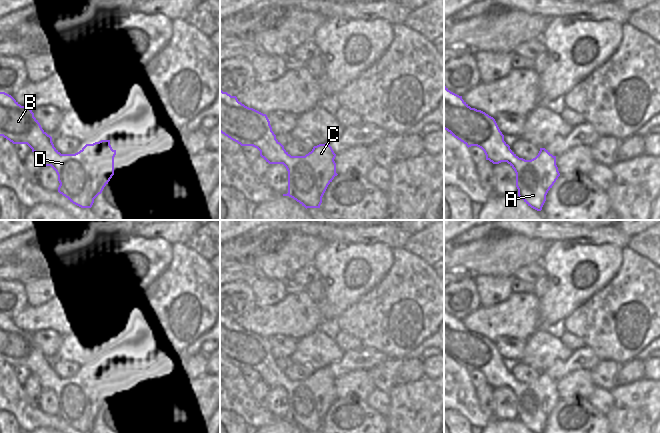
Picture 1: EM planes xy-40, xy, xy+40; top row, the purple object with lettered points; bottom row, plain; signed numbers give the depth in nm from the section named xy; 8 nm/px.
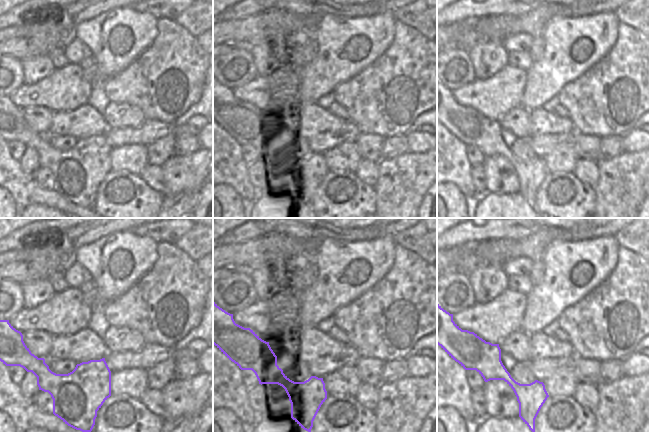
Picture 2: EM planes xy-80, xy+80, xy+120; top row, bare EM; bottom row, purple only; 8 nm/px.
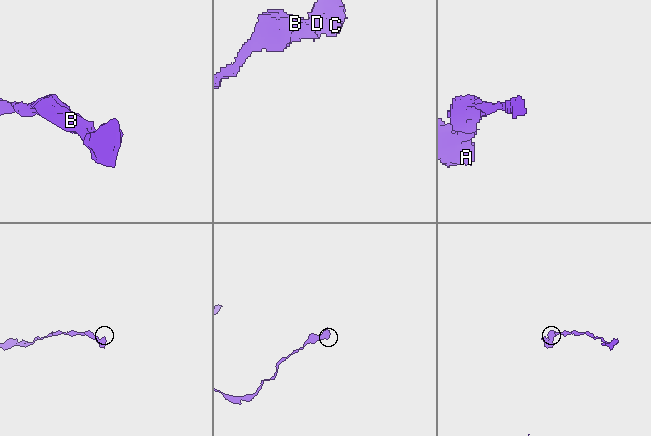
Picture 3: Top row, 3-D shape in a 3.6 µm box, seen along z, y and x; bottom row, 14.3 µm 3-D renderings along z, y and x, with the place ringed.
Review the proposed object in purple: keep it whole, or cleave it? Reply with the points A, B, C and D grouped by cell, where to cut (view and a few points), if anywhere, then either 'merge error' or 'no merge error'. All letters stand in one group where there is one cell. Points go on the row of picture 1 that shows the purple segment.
groups A B C D; cut none; no merge error

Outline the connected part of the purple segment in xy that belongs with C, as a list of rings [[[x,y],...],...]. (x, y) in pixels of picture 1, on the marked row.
[[[220,90],[220,132],[237,142],[241,146],[253,146],[260,151],[260,156],[269,164],[283,164],[288,171],[288,193],[283,196],[289,196],[307,208],[320,208],[322,197],[332,182],[336,173],[336,163],[334,161],[336,154],[329,143],[314,146],[312,151],[305,156],[291,156],[284,146],[276,139],[272,131],[270,121],[266,114],[263,114],[253,108],[249,108],[238,101],[236,96],[231,96],[227,92]]]

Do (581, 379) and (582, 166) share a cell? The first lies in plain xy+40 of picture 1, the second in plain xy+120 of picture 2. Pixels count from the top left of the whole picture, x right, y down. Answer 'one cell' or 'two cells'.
two cells

